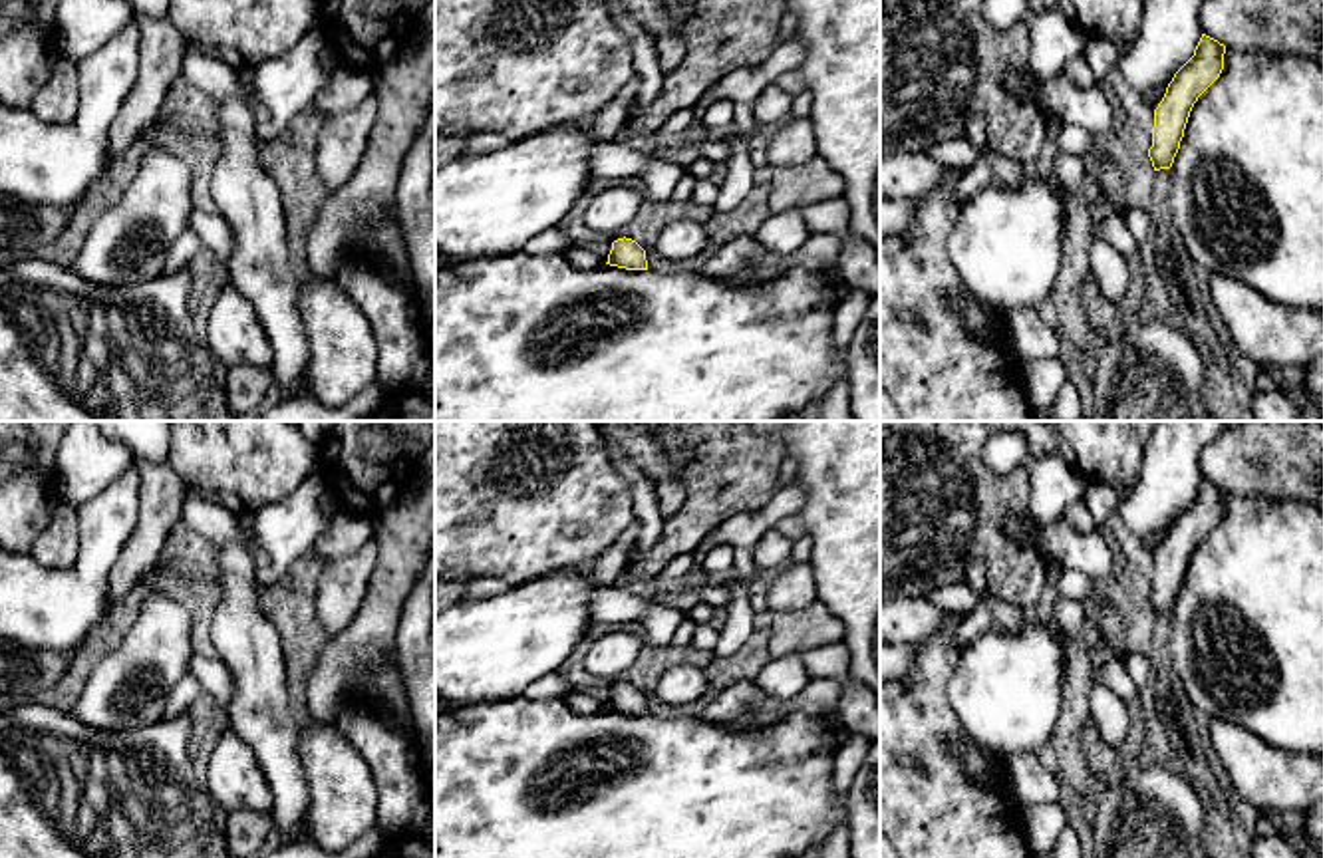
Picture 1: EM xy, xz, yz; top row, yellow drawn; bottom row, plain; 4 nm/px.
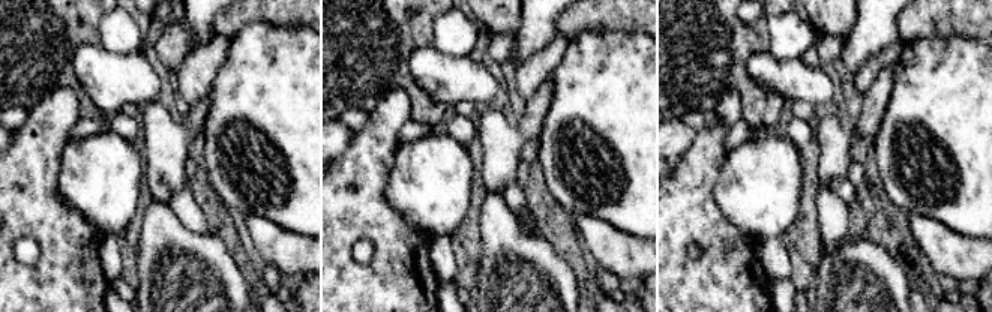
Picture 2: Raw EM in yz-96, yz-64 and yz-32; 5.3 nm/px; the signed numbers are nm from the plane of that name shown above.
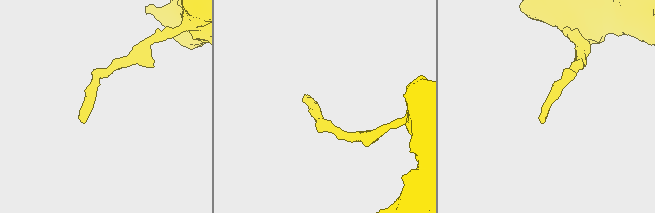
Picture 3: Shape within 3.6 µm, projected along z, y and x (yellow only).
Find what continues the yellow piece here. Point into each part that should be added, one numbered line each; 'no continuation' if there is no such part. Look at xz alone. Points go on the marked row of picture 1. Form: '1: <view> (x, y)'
1: xz (610, 211)

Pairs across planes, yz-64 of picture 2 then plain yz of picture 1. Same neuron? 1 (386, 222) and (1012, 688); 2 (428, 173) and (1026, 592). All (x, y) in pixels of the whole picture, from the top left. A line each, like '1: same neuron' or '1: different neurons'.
1: different neurons
2: different neurons

